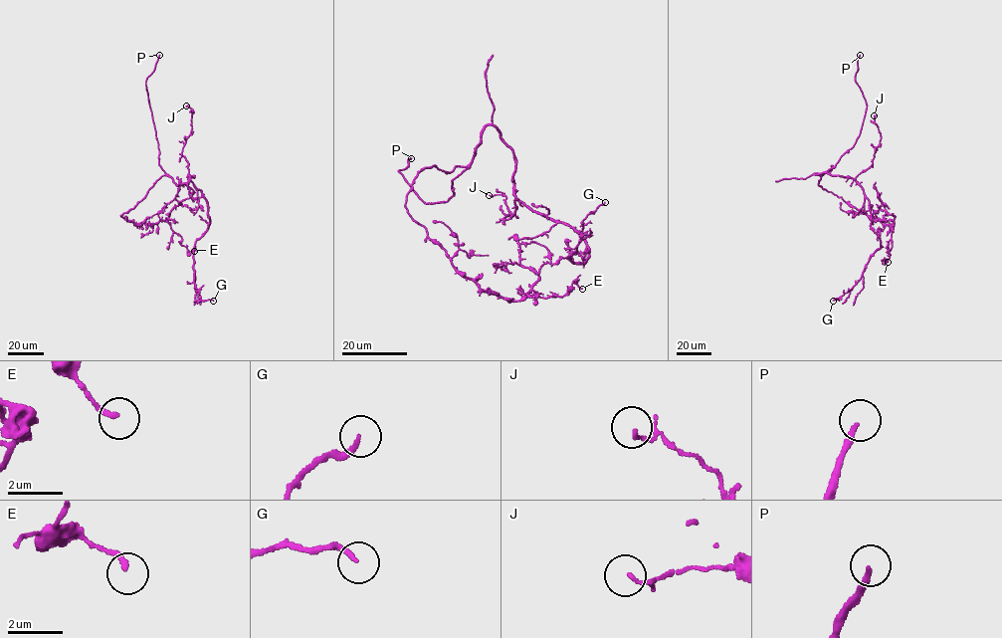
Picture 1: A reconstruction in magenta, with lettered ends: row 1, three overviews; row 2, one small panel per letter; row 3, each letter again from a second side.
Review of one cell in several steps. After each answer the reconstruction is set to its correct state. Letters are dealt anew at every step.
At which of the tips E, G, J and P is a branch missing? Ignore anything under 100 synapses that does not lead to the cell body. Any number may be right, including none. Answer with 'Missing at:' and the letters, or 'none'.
Missing at: P

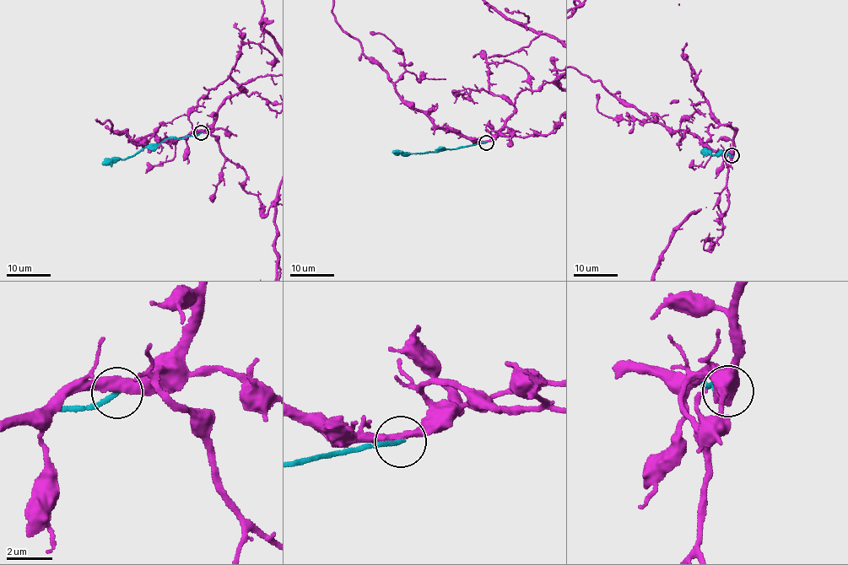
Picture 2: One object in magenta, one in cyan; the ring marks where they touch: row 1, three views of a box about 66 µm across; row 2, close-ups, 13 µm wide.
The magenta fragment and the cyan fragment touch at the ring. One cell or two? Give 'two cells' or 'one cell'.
two cells

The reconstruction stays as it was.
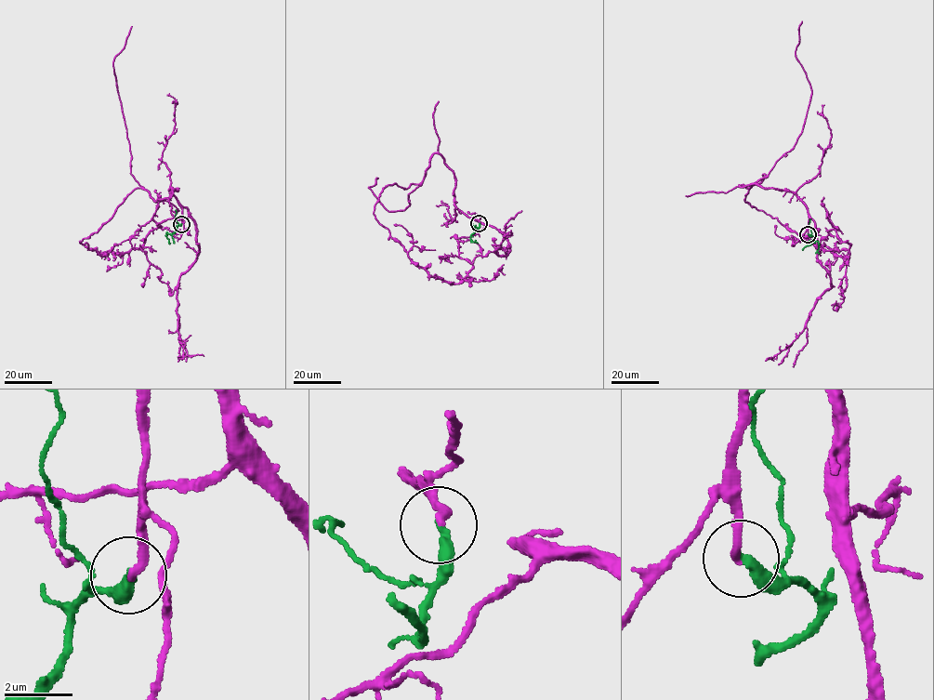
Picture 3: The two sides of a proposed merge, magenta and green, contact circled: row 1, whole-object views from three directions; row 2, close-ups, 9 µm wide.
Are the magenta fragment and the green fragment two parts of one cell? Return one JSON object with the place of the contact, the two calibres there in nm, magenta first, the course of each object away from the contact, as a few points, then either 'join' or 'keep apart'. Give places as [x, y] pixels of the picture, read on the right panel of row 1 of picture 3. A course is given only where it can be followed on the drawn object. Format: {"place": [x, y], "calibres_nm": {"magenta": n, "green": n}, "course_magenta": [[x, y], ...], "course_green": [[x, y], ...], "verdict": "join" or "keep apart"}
{"place": [808, 234], "calibres_nm": {"magenta": 200, "green": 300}, "course_magenta": [[809, 234], [795, 193], [740, 185], [764, 174], [744, 200], [848, 257], [826, 211], [843, 233]], "course_green": [[809, 234], [813, 237], [809, 242], [817, 241], [819, 253]], "verdict": "join"}

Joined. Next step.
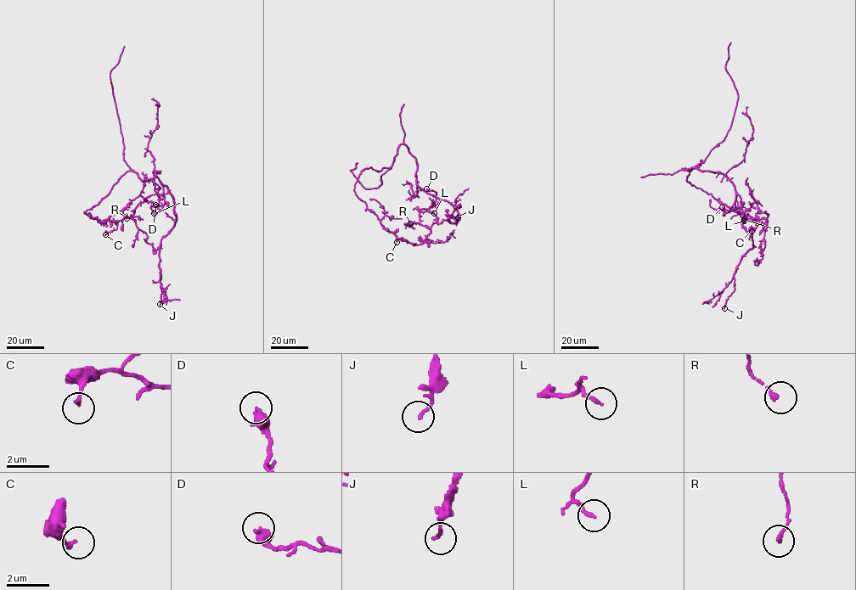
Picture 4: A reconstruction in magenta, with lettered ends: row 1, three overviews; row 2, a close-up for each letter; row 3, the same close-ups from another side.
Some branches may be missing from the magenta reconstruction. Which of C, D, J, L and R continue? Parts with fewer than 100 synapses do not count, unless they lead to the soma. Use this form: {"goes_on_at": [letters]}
{"goes_on_at": []}

